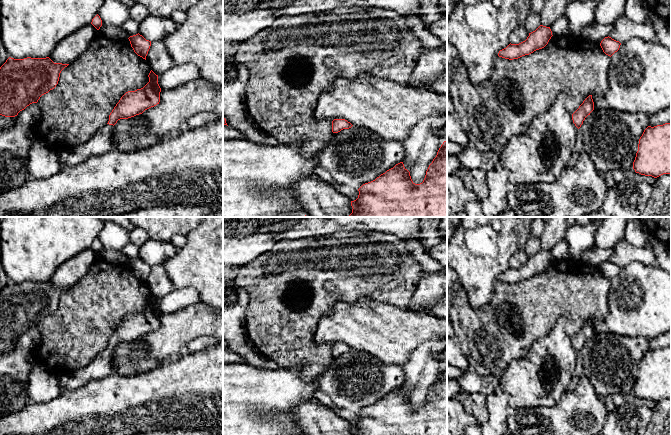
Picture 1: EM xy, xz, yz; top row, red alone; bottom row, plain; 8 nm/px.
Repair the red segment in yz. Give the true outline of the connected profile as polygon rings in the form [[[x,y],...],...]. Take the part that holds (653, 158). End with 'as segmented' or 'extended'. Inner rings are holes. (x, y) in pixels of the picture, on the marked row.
[[[671,122],[654,127],[648,126],[644,130],[639,139],[633,169],[636,173],[654,178],[663,174],[671,175]]]; as segmented

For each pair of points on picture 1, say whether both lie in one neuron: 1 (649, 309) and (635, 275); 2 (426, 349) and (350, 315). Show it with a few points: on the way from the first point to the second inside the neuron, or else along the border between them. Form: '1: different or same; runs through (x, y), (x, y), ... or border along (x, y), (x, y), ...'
1: same; runs through (645, 301), (644, 296), (637, 287), (637, 283)
2: different; border along (436, 339), (423, 341), (404, 363)

